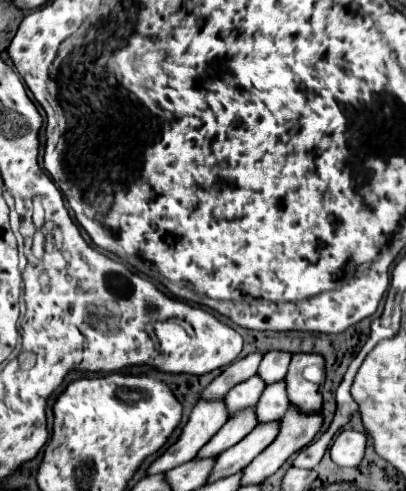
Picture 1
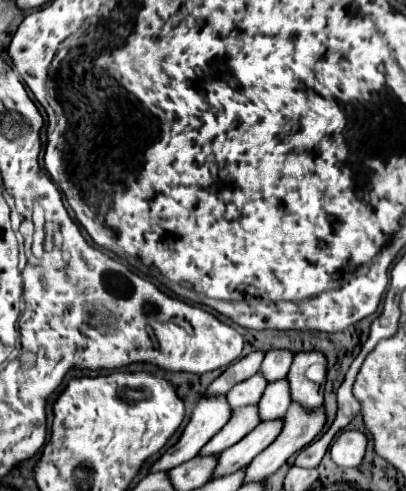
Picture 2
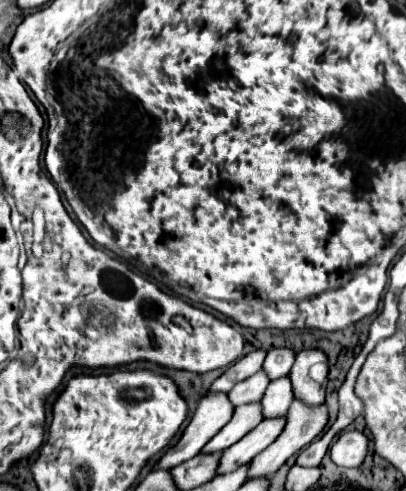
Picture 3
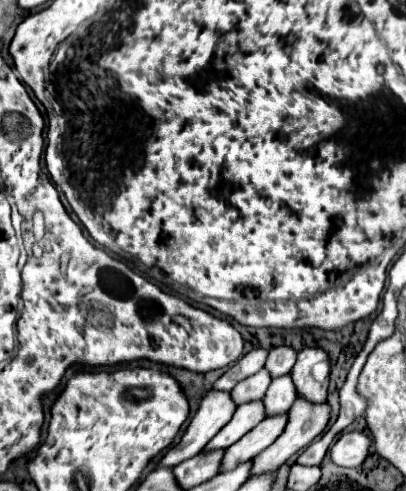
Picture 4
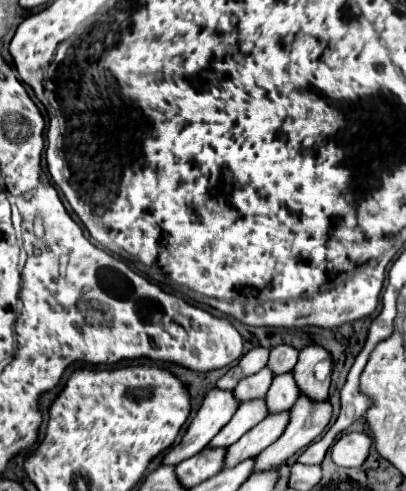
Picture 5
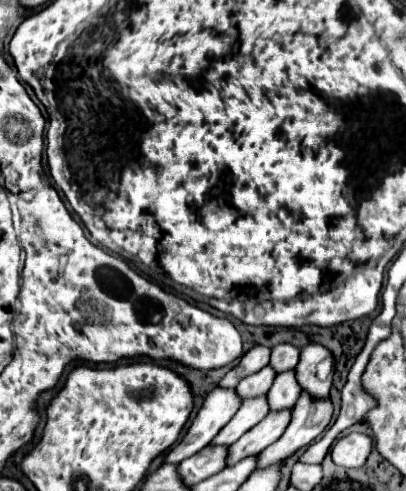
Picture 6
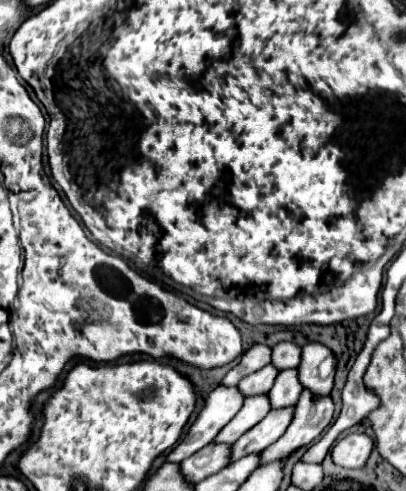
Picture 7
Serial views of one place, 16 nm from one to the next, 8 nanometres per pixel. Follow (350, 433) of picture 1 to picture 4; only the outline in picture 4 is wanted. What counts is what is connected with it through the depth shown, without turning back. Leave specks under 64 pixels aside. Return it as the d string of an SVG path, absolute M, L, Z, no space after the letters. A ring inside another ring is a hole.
M346 432L330 448L332 462L344 468L358 468L366 460L370 450L370 438L364 432Z

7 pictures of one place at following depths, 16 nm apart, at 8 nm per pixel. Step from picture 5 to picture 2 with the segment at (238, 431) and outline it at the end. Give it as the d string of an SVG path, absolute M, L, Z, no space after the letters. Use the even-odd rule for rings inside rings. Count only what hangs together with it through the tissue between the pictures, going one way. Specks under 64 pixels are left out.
M256 404L248 408L240 408L240 412L234 412L228 424L200 450L202 456L218 454L236 444L240 438L244 438L250 430L254 430L260 424L260 412L256 412Z

